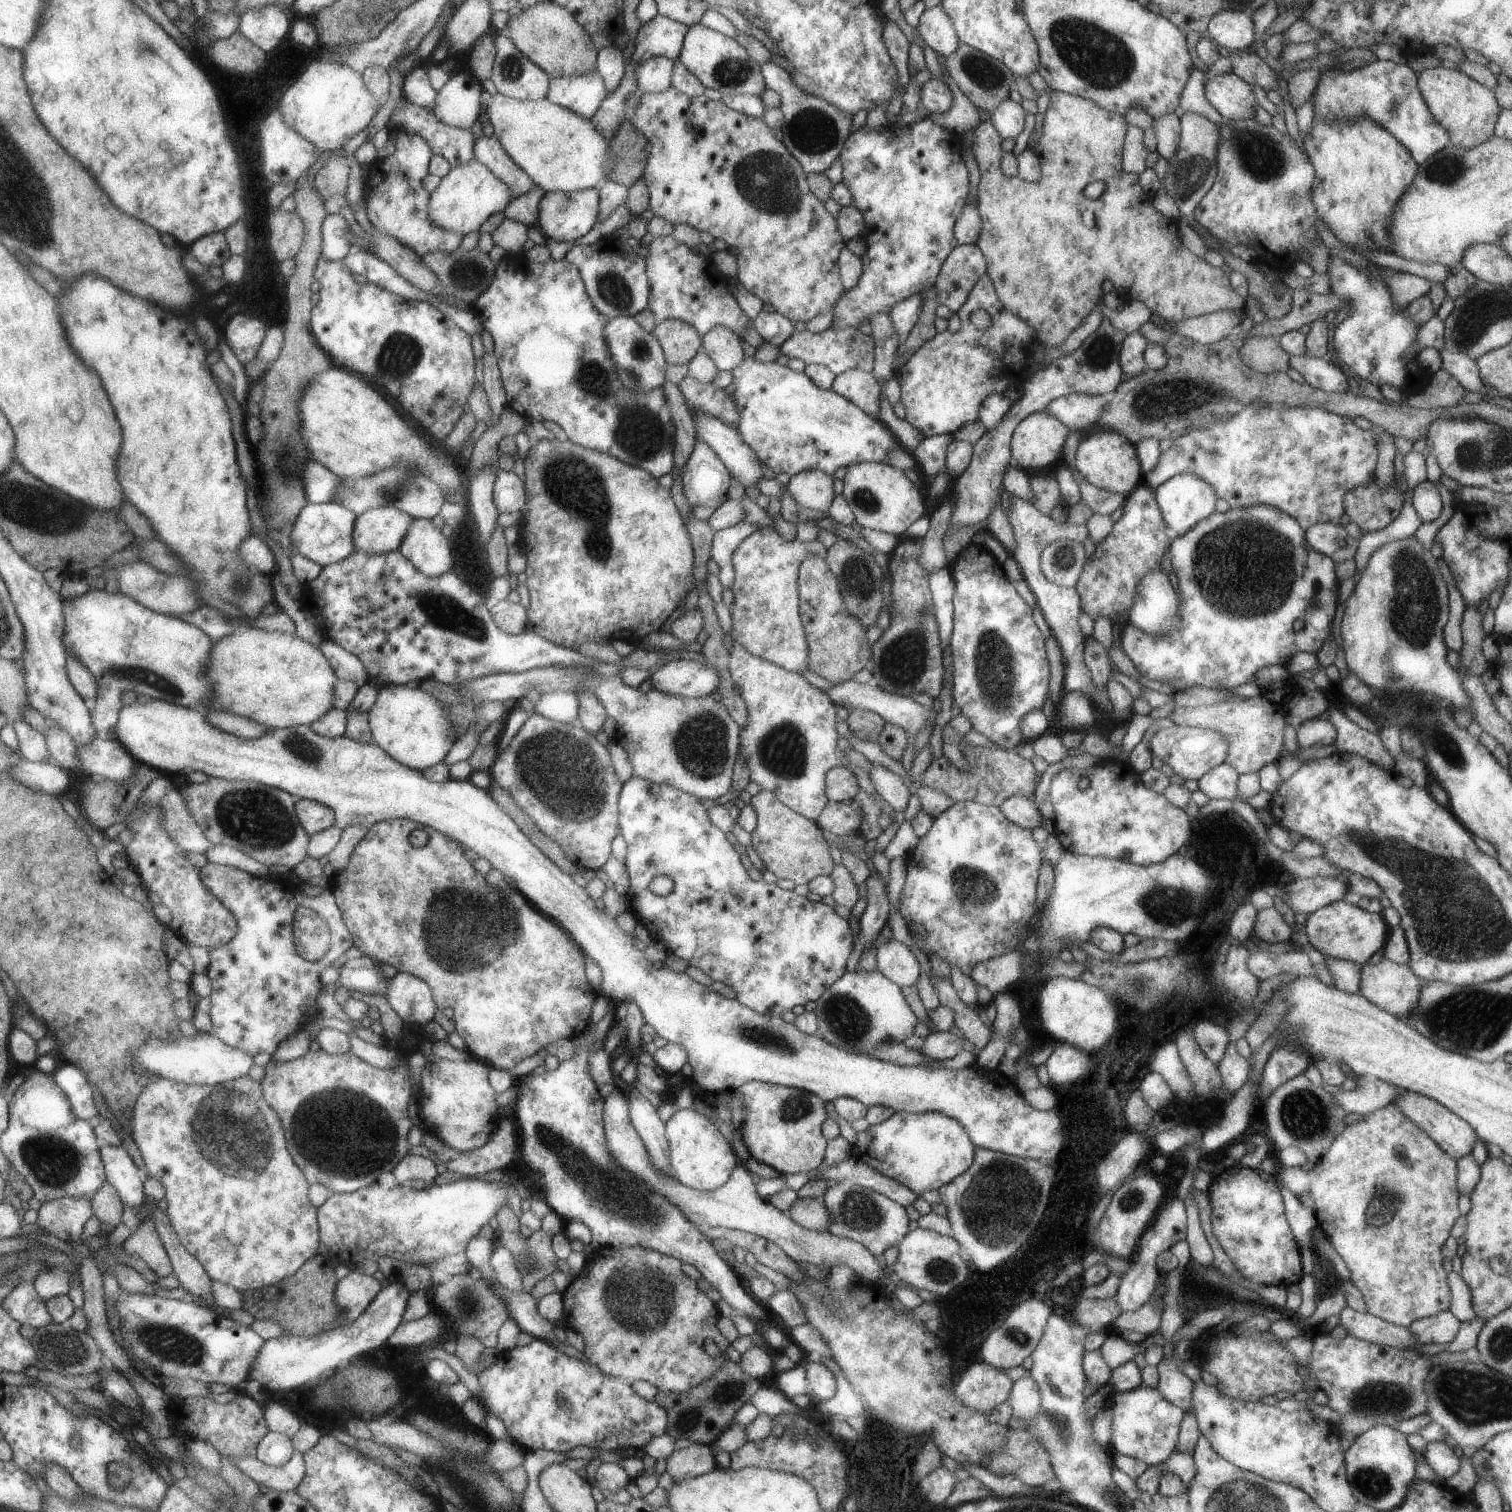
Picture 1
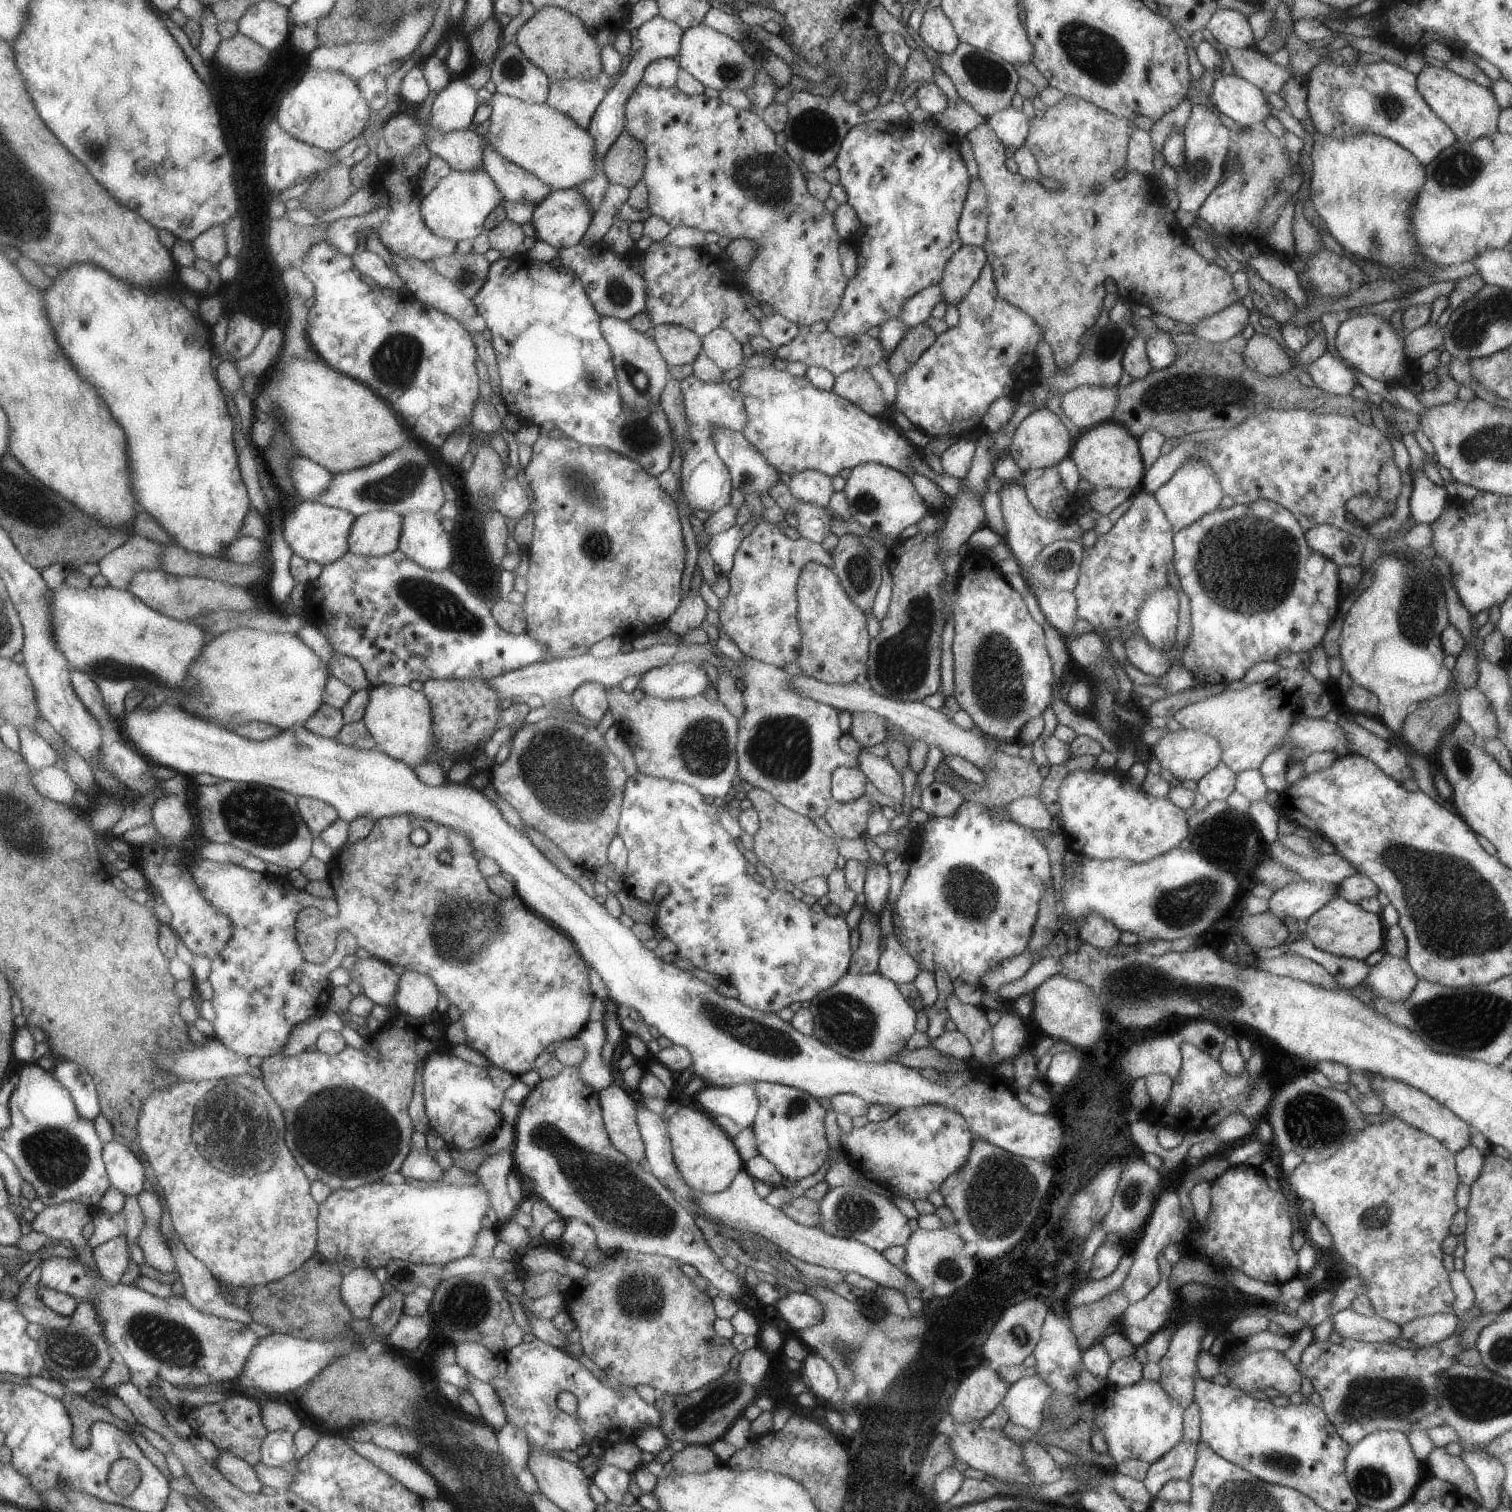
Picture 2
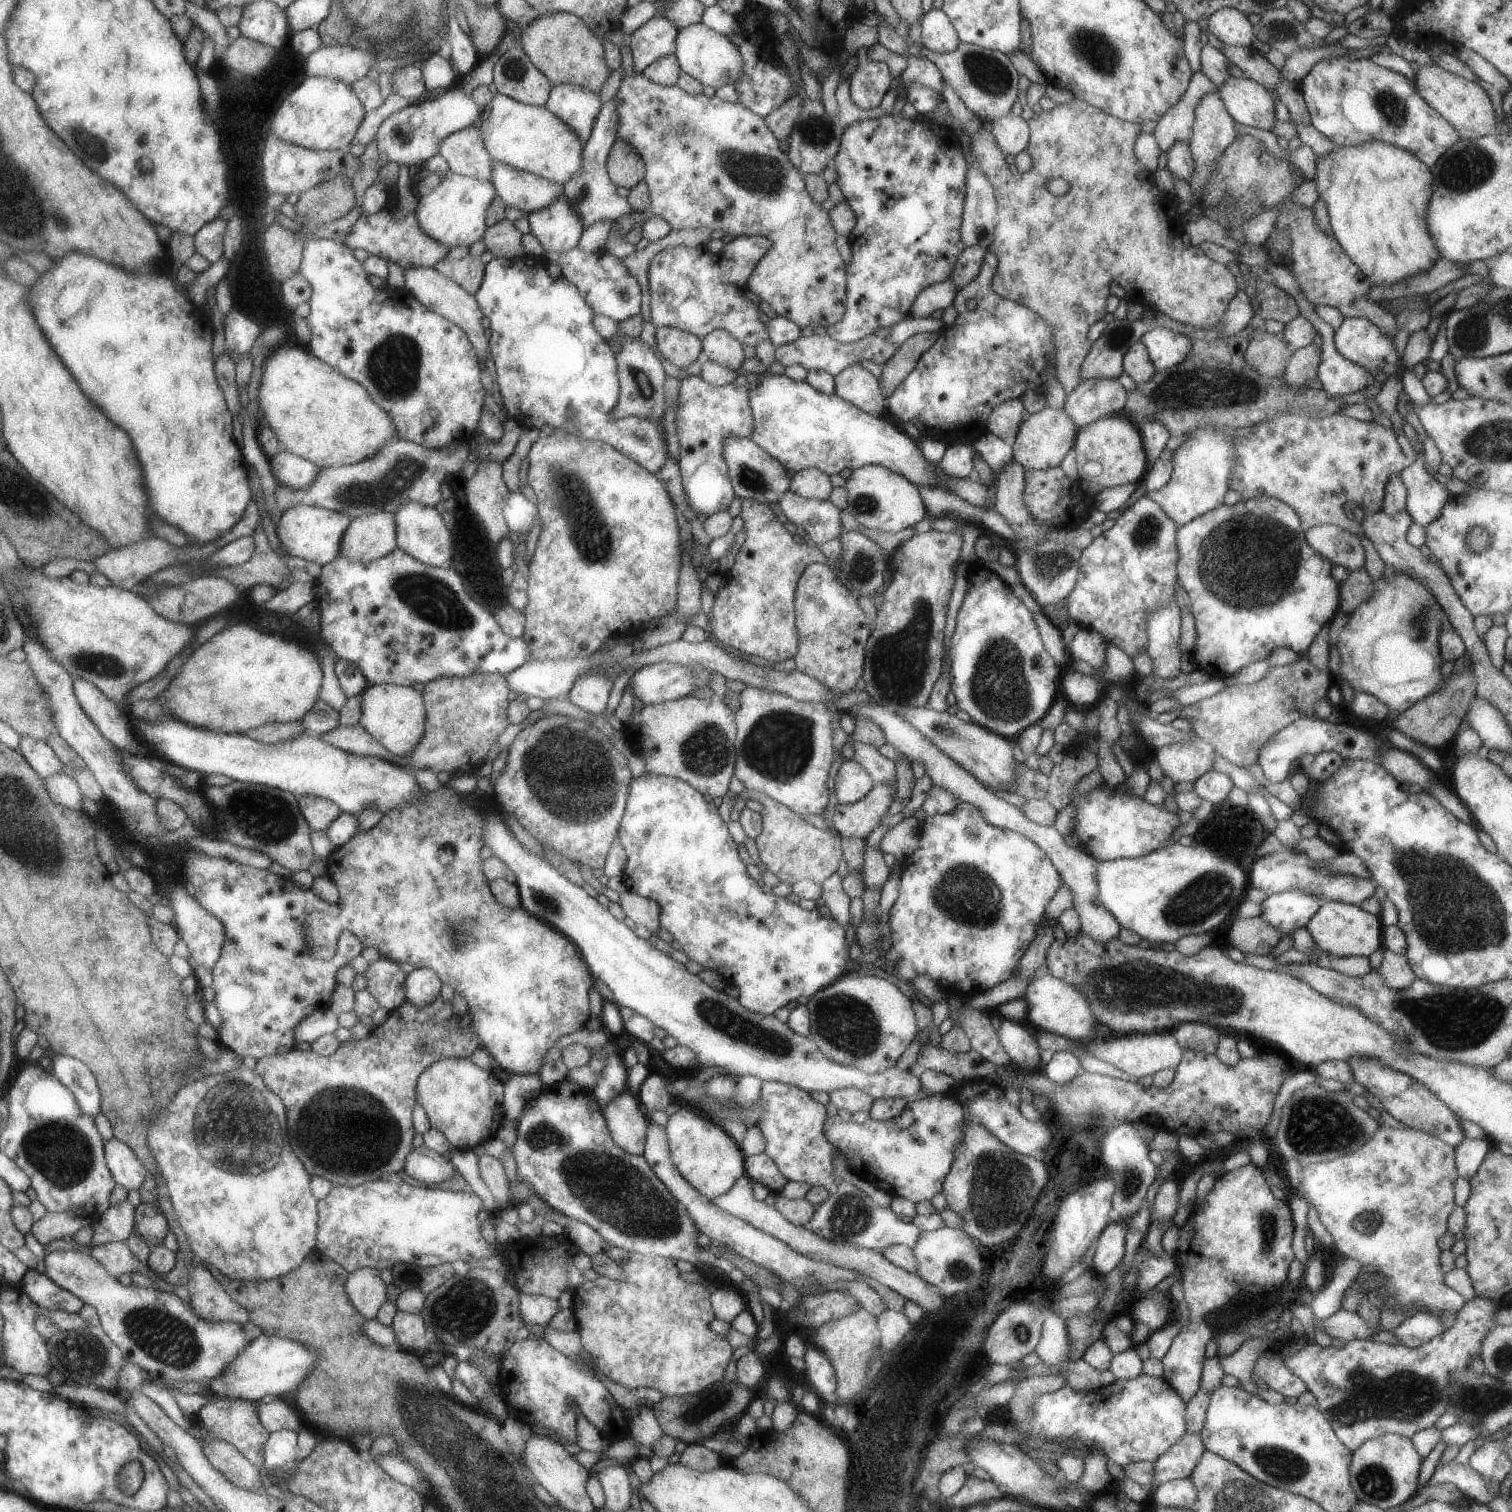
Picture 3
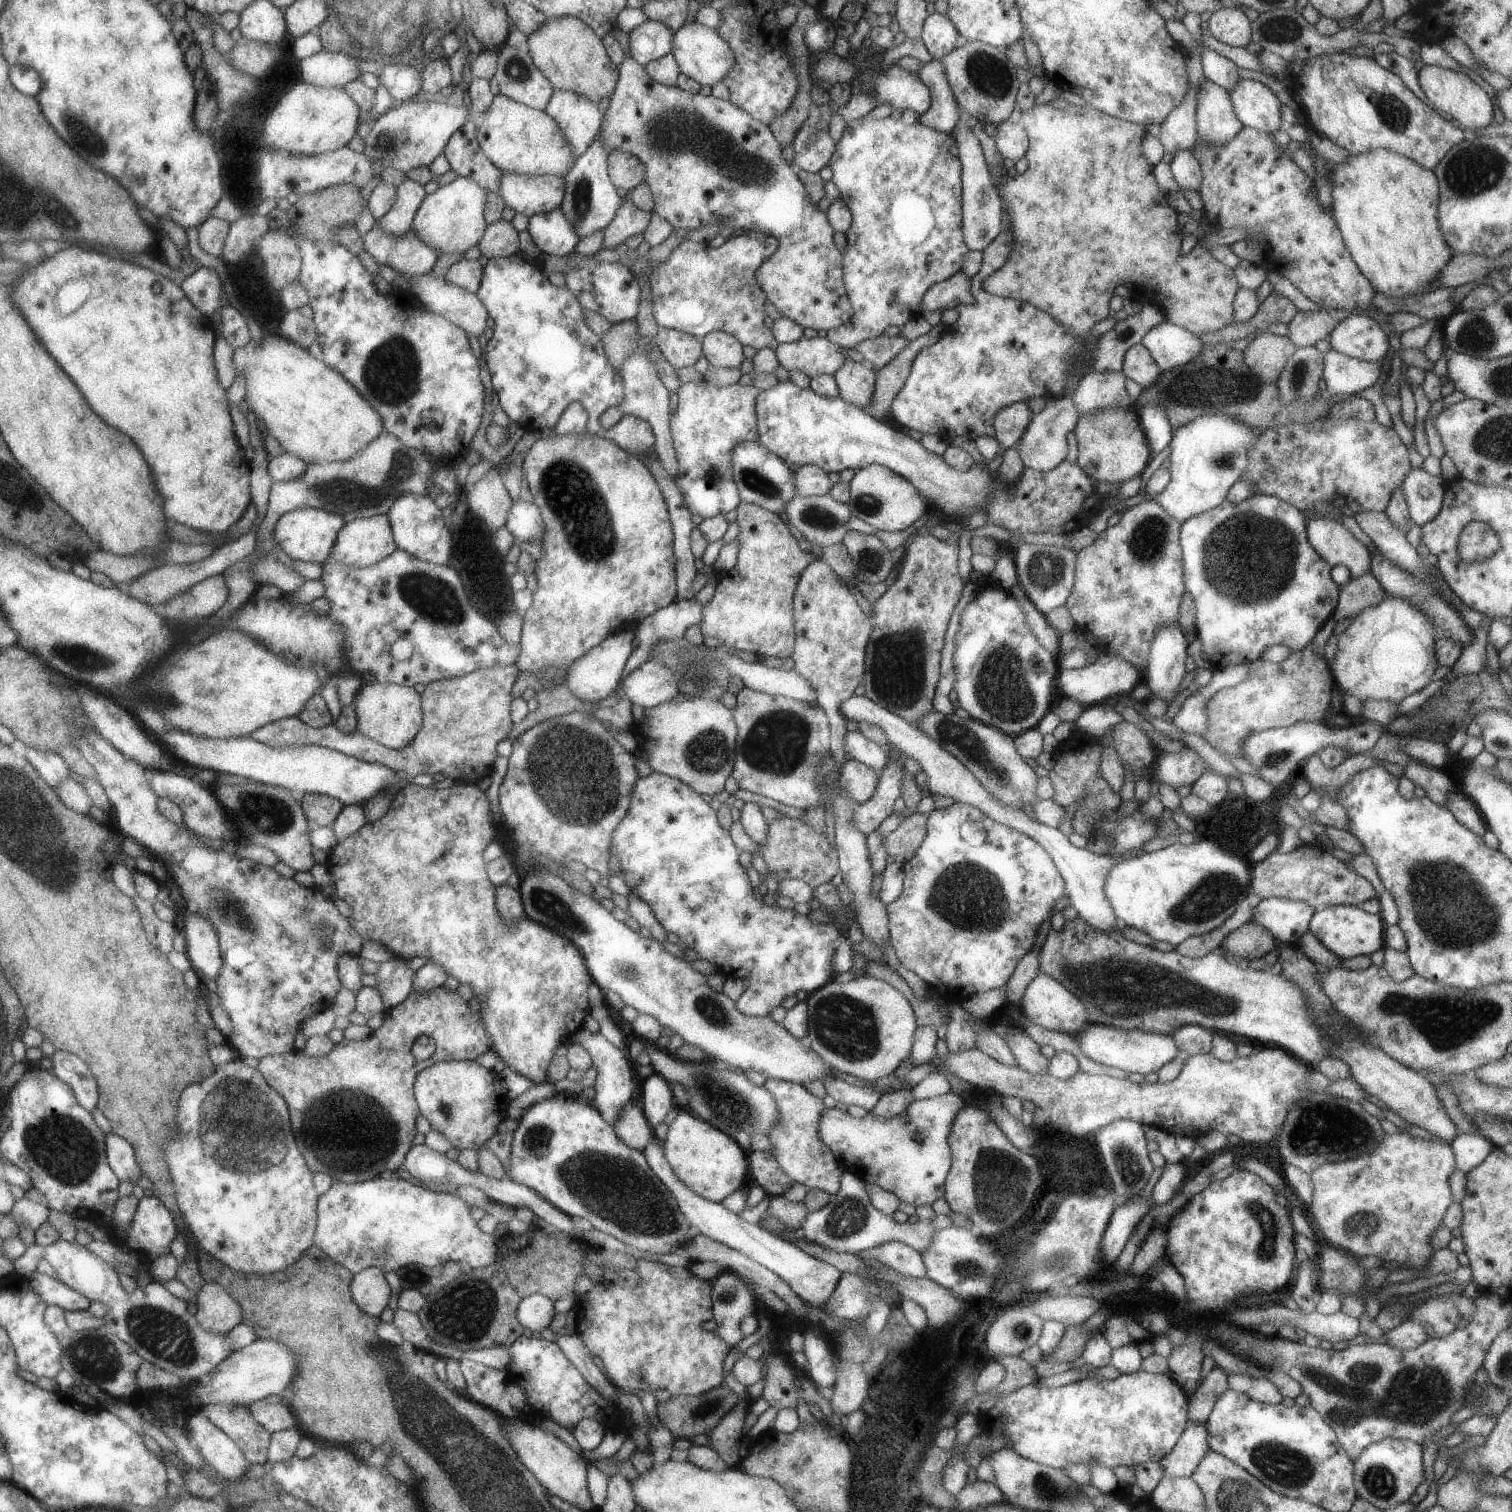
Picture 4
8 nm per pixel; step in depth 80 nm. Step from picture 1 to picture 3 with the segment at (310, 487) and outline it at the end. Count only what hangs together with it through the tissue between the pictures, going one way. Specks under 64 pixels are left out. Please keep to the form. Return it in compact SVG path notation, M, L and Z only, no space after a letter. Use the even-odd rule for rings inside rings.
M282 444L279 451L269 458L269 463L273 478L278 483L297 489L311 485L320 470L309 460L286 450Z

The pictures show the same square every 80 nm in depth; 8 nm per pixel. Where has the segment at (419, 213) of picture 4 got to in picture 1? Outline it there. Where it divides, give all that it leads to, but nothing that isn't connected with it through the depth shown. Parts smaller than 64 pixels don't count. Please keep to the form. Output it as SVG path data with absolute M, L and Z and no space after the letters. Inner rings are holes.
M472 159L462 166L451 168L450 172L441 178L439 186L431 192L427 215L430 222L436 226L464 237L472 232L480 232L482 223L493 214L502 213L513 198L506 182L496 178L496 175L492 174L492 171L478 159Z

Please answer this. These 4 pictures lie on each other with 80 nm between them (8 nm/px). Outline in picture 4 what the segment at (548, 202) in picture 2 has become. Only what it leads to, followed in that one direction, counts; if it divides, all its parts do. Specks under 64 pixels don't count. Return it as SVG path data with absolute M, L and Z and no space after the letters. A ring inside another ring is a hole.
M561 208L548 214L531 216L527 230L538 250L544 255L570 255L580 240Z

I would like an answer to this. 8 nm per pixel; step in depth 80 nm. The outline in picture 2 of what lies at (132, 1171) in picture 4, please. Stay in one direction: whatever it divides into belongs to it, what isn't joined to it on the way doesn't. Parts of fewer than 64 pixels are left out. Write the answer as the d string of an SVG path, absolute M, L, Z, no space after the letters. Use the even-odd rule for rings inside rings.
M118 1141L104 1143L104 1159L112 1186L126 1196L138 1196L143 1191L142 1184L147 1178L144 1166L129 1147Z

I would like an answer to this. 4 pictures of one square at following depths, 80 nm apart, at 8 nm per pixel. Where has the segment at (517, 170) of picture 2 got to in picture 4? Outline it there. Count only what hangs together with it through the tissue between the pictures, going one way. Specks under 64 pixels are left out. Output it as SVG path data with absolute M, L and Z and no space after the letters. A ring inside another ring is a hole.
M503 172L501 194L508 207L526 216L560 209L565 197L564 175L519 175Z

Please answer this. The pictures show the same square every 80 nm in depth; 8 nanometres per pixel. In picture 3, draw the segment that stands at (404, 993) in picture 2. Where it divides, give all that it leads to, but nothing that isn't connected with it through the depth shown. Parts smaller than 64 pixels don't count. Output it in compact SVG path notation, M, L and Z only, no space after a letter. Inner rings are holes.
M420 967L408 973L406 979L407 1000L416 1006L423 1007L440 995L443 982L435 970Z

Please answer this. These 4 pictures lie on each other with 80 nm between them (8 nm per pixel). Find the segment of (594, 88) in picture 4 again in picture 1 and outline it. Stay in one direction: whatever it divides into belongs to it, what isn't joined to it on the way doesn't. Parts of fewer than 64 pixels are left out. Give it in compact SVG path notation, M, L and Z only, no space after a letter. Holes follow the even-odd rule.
M551 2L528 5L511 14L507 28L511 41L518 47L518 50L545 70L552 79L583 75L597 70L599 51L583 26L563 6Z

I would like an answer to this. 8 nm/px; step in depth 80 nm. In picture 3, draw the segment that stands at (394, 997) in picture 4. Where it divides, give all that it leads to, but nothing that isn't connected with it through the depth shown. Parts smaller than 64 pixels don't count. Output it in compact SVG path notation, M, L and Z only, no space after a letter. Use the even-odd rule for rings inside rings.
M384 957L370 963L363 975L367 978L367 989L382 1008L391 1012L407 1000L405 983L407 974L400 968L398 962Z

